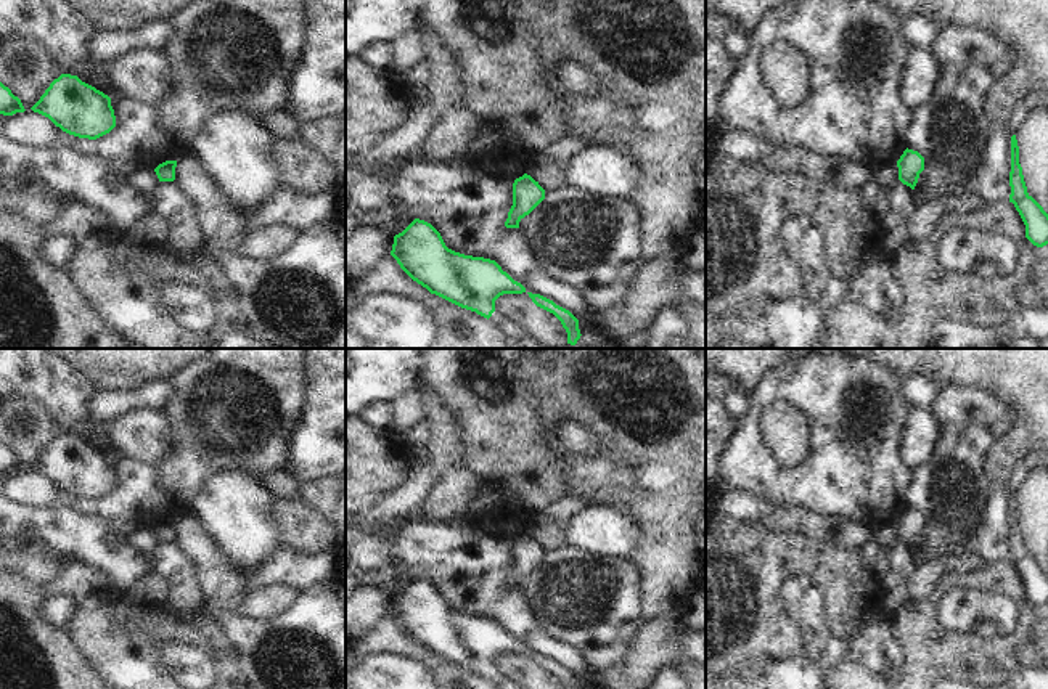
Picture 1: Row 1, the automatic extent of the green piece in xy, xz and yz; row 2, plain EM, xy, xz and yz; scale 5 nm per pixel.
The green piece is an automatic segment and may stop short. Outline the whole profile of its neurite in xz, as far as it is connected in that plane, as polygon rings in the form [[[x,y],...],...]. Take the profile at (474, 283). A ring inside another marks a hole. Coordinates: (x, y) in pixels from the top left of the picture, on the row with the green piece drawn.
[[[420,218],[394,236],[391,255],[431,294],[487,320],[500,296],[526,292],[495,260],[448,249],[440,233]]]

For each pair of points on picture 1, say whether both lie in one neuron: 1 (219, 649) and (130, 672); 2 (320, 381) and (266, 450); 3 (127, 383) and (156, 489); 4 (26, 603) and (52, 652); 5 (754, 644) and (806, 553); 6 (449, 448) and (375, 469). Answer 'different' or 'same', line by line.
1: same
2: different
3: different
4: same
5: same
6: different

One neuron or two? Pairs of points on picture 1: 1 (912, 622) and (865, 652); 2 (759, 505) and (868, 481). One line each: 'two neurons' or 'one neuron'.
1: two neurons
2: two neurons

